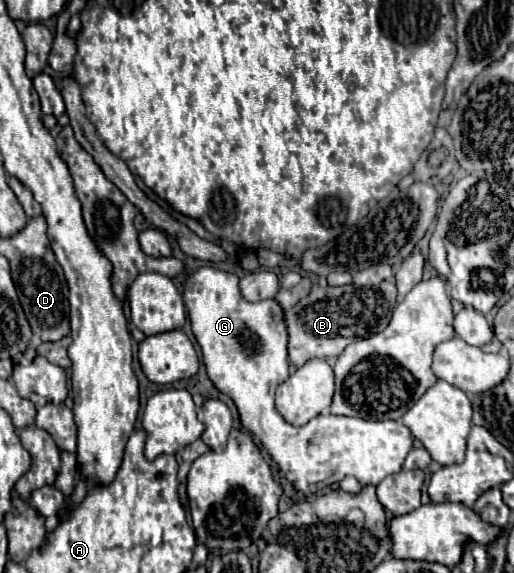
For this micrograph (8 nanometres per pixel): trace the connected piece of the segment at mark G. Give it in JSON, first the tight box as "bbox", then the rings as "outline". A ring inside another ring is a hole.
{"bbox":[183,267,413,495],"outline":[[[199,267],[195,273],[187,275],[183,283],[183,299],[189,311],[193,335],[203,351],[203,363],[213,385],[229,395],[237,409],[245,429],[261,439],[273,461],[285,473],[285,477],[293,483],[293,487],[301,495],[315,493],[319,489],[331,487],[339,483],[345,475],[357,477],[361,485],[377,485],[387,475],[397,473],[405,455],[413,449],[413,433],[397,419],[397,421],[369,421],[355,417],[337,417],[337,415],[317,415],[303,427],[289,425],[283,415],[275,409],[275,391],[281,381],[287,379],[287,331],[283,321],[283,309],[277,301],[257,301],[251,303],[241,295],[239,277],[215,267]]]}

